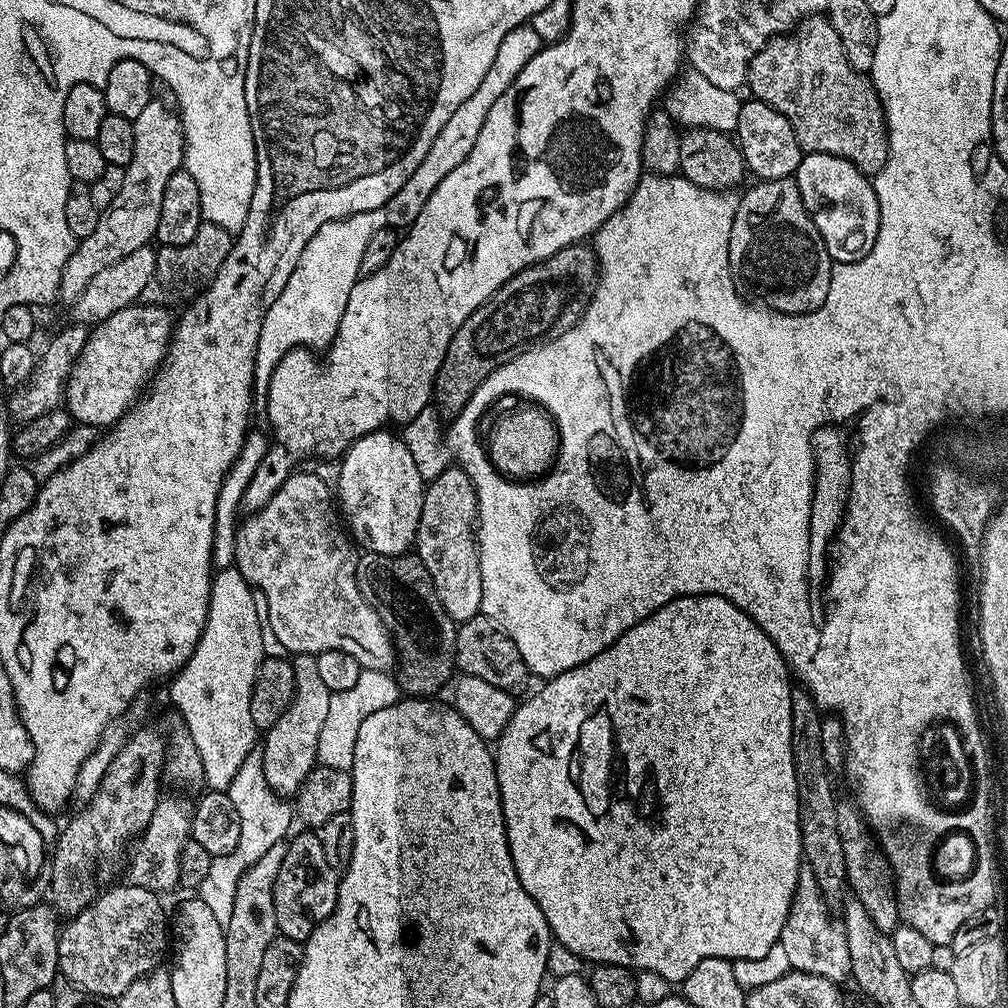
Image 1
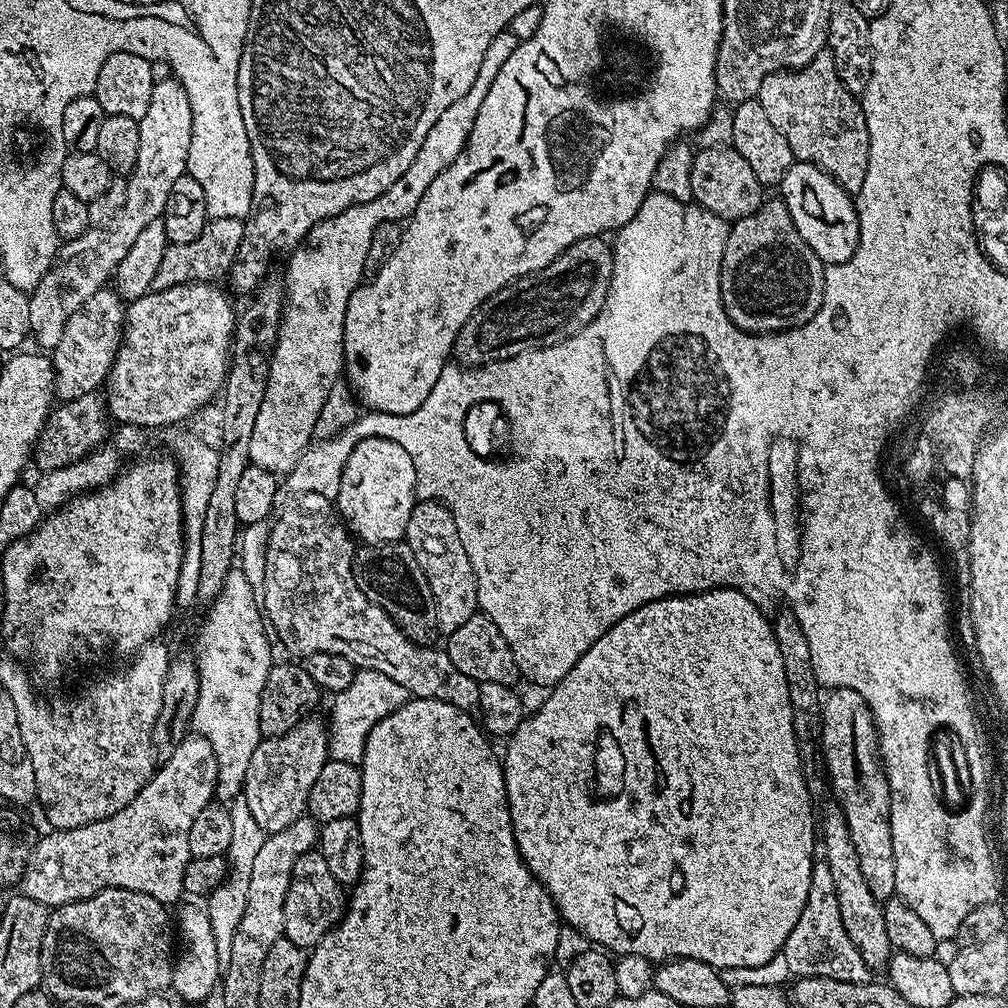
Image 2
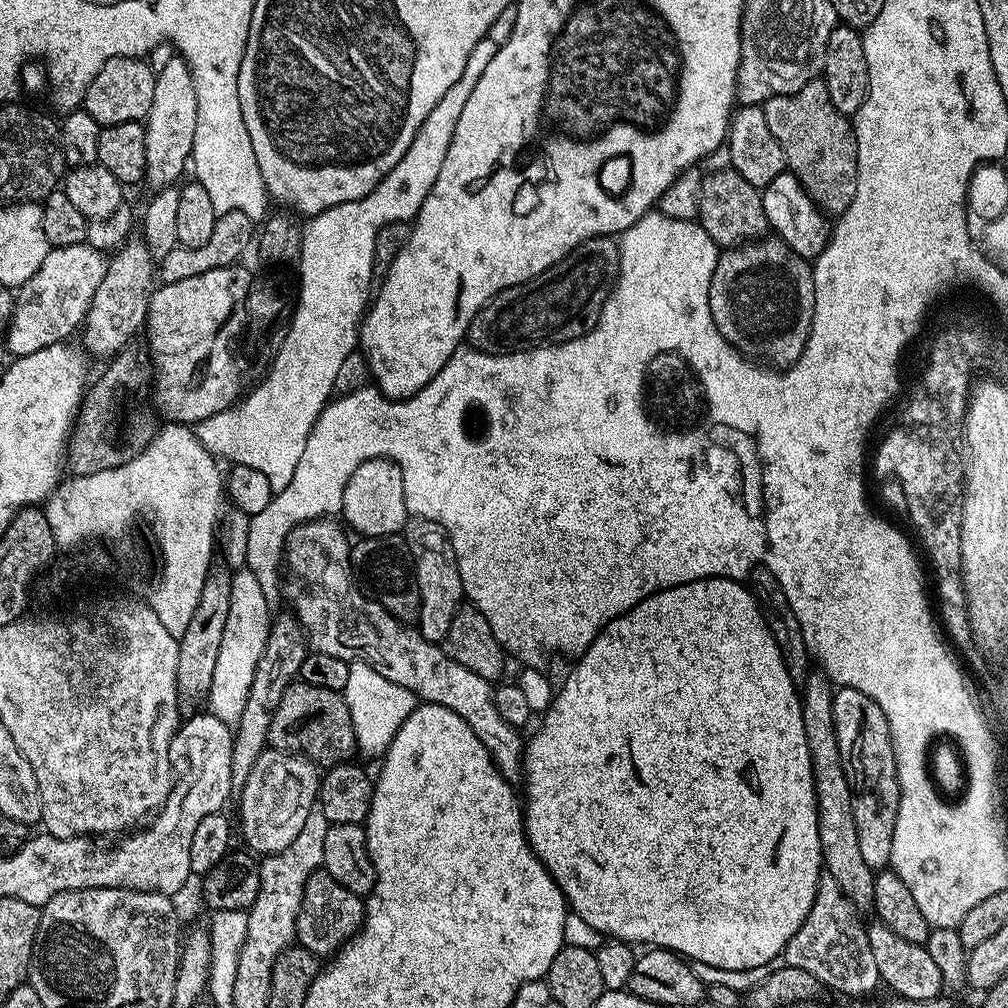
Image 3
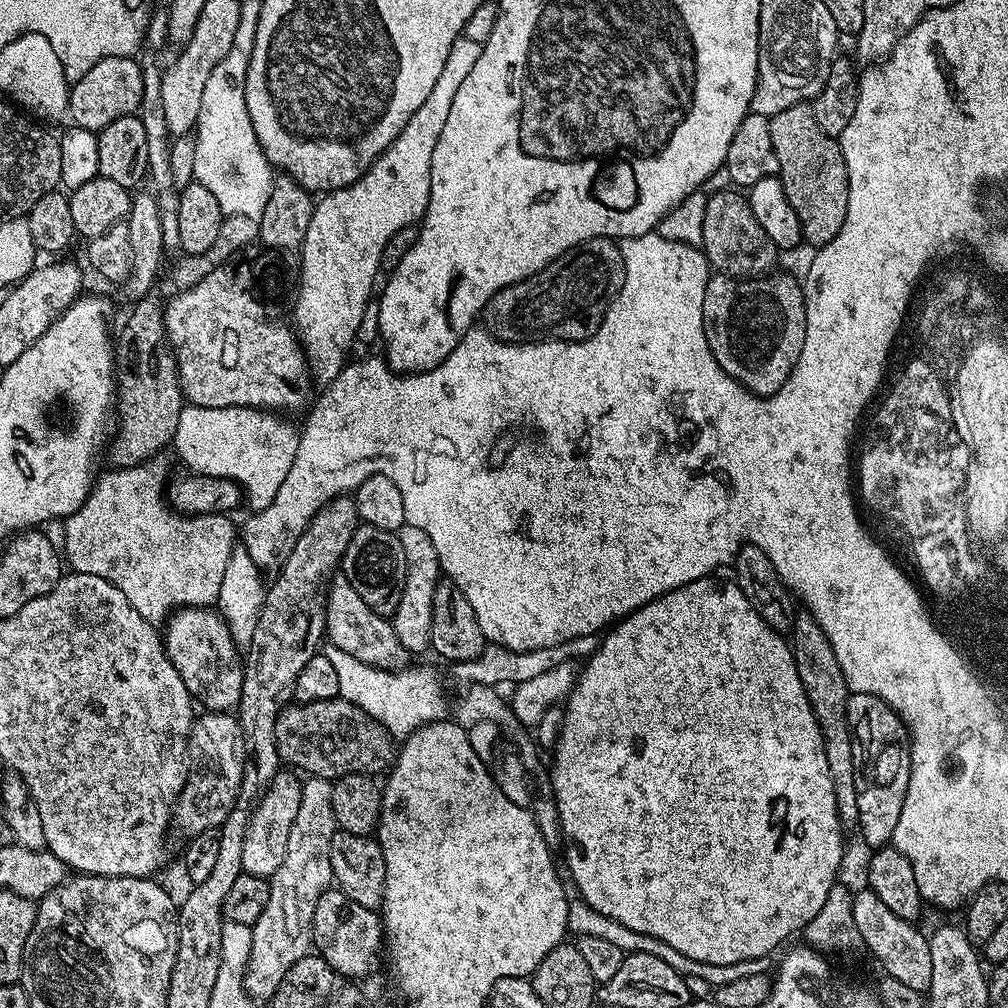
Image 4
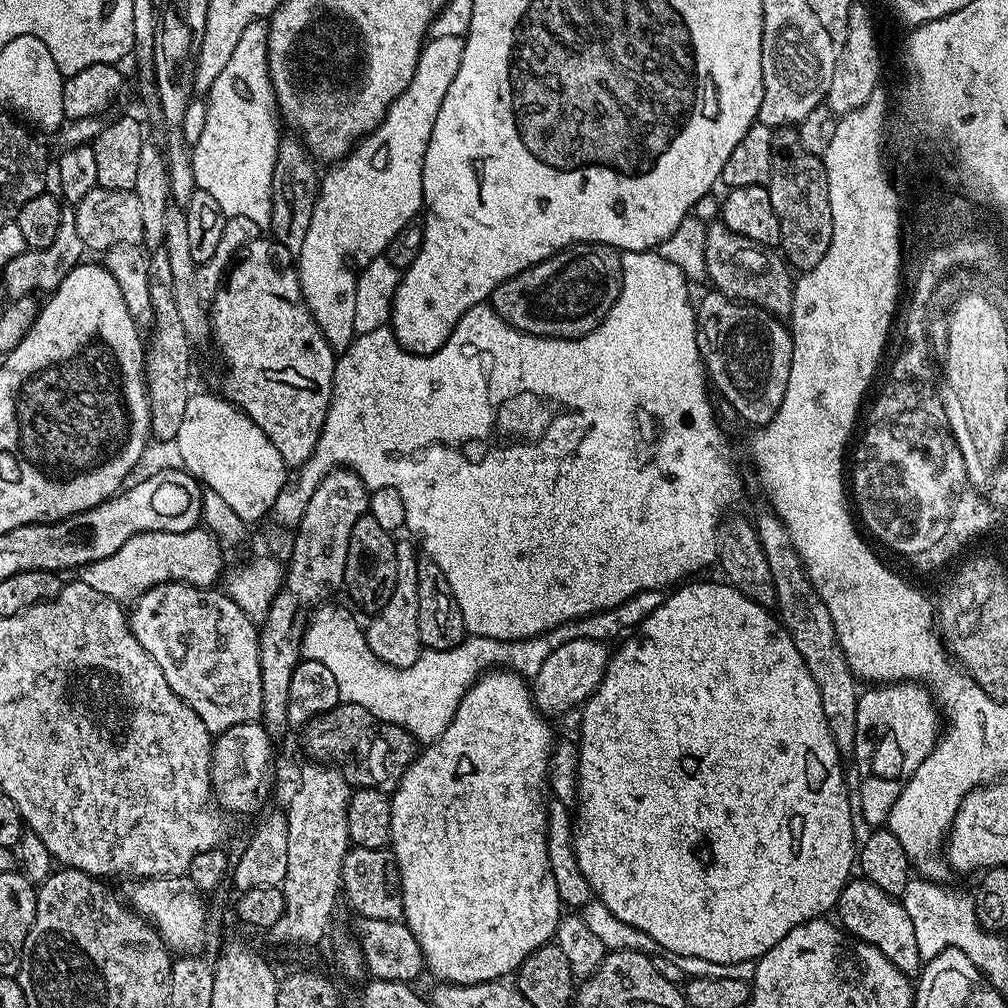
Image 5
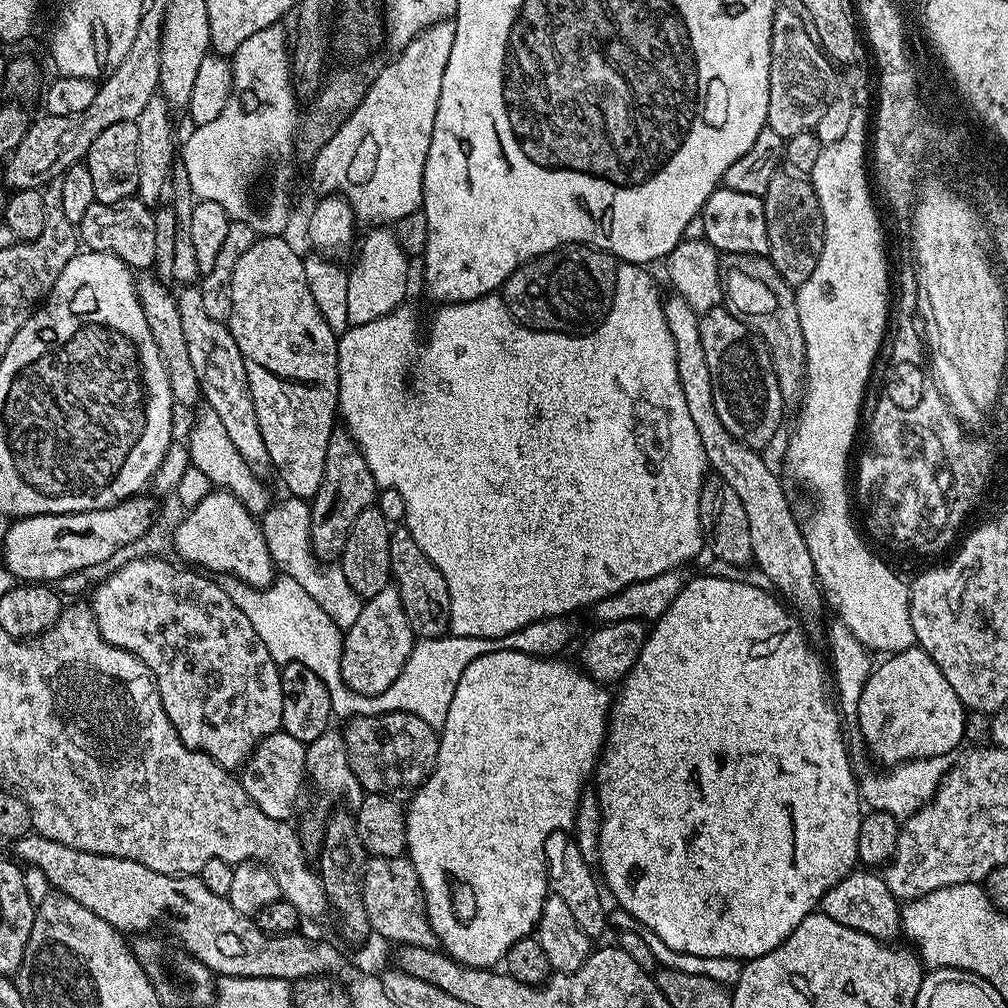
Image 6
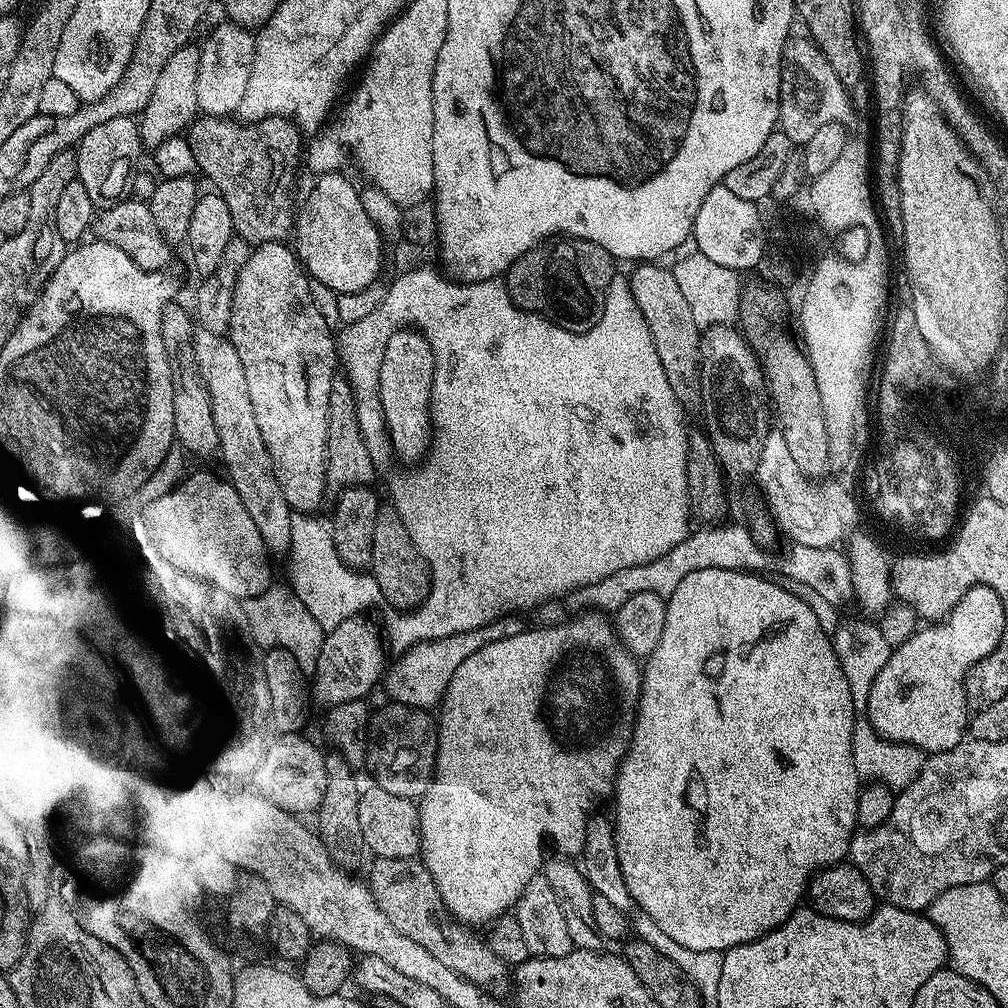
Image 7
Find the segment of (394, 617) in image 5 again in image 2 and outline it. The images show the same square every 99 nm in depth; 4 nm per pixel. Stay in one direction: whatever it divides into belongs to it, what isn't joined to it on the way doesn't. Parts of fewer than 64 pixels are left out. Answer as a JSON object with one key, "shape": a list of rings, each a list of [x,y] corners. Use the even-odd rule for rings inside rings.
{"shape":[[[420,500],[410,514],[410,522],[404,531],[404,540],[414,550],[422,574],[426,574],[430,594],[436,607],[436,626],[441,633],[458,630],[478,612],[478,586],[474,566],[466,558],[466,549],[462,547],[462,538],[458,538],[458,526],[454,514],[439,500]]]}

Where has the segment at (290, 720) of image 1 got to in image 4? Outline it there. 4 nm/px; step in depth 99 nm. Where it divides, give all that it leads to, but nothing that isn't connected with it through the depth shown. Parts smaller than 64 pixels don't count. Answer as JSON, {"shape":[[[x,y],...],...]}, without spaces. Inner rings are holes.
{"shape":[[[287,771],[277,772],[270,786],[260,796],[256,809],[252,812],[250,826],[246,826],[246,842],[242,845],[242,866],[249,876],[271,878],[282,866],[282,858],[286,858],[286,842],[290,842],[290,826],[294,826],[294,818],[298,815],[298,802],[302,800],[301,781],[287,776]]]}

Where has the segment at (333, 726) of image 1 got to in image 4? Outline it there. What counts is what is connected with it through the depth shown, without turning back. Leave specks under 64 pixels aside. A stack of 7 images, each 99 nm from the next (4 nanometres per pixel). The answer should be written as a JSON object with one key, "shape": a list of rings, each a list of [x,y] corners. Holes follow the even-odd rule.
{"shape":[[[330,642],[325,643],[322,655],[330,658],[338,674],[340,696],[358,706],[374,722],[388,732],[393,741],[403,742],[413,736],[423,724],[436,724],[444,715],[449,715],[450,700],[444,697],[436,676],[428,668],[409,666],[399,670],[375,668],[366,662],[358,662],[346,650],[338,650]]]}

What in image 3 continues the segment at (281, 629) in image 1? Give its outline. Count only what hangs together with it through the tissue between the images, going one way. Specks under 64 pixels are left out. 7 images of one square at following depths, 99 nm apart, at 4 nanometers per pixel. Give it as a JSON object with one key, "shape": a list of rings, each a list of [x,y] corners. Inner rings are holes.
{"shape":[[[323,518],[306,521],[289,530],[288,540],[284,544],[283,563],[286,571],[282,576],[282,596],[297,622],[304,627],[304,635],[311,651],[322,654],[334,654],[334,658],[342,658],[349,662],[359,662],[378,670],[382,678],[390,678],[390,682],[398,682],[398,686],[406,686],[423,703],[441,704],[446,710],[458,714],[478,734],[482,746],[492,755],[492,763],[500,770],[501,776],[509,784],[516,786],[522,780],[522,761],[524,759],[525,741],[520,740],[521,733],[498,714],[498,706],[492,701],[493,685],[486,678],[474,674],[474,670],[466,670],[458,662],[454,662],[444,652],[440,644],[432,644],[422,638],[419,631],[412,632],[407,623],[401,622],[386,611],[376,600],[369,600],[360,591],[353,575],[350,563],[350,540],[344,537],[345,529],[335,519]]]}

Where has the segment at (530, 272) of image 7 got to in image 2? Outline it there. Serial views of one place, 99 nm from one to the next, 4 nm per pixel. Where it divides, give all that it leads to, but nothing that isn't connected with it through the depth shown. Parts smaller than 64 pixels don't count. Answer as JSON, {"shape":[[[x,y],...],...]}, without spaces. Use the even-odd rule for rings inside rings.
{"shape":[[[584,236],[574,242],[550,266],[532,272],[498,290],[468,321],[456,339],[454,349],[455,363],[465,369],[481,368],[484,364],[493,364],[499,360],[515,360],[518,354],[533,352],[546,346],[554,346],[566,338],[582,331],[602,310],[606,294],[610,290],[610,278],[614,274],[614,254],[612,244],[604,236]]]}

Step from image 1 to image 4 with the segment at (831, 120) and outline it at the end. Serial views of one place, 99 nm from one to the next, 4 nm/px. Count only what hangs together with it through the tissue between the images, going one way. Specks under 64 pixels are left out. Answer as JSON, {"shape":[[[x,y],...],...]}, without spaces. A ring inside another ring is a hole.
{"shape":[[[807,103],[795,104],[774,114],[768,125],[774,154],[778,154],[778,175],[784,197],[794,214],[798,214],[803,243],[812,244],[813,249],[822,248],[842,230],[842,222],[846,222],[848,171],[837,137],[824,133]]]}

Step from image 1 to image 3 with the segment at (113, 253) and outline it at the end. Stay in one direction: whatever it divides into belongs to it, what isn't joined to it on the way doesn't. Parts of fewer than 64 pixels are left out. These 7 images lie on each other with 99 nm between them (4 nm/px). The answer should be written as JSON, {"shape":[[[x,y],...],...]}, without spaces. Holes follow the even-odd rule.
{"shape":[[[176,54],[173,60],[167,63],[167,67],[161,73],[156,74],[154,102],[150,102],[150,110],[143,121],[143,126],[146,134],[144,180],[152,190],[169,187],[181,179],[179,176],[184,170],[184,164],[186,168],[189,163],[194,146],[194,126],[198,126],[198,98],[194,98],[194,78],[190,74],[190,66],[179,54]],[[86,242],[61,248],[49,247],[42,266],[26,283],[19,285],[15,293],[12,320],[6,329],[8,348],[13,357],[34,354],[34,350],[46,350],[46,346],[65,343],[72,331],[84,323],[90,298],[102,278],[106,278],[109,257]]]}

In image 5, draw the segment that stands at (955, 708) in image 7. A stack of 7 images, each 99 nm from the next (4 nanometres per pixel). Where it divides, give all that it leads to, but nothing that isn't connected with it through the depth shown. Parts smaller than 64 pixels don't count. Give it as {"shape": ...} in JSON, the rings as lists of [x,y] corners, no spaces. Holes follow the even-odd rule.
{"shape":[[[884,682],[872,686],[869,692],[860,692],[858,702],[858,726],[851,755],[856,756],[856,772],[860,775],[860,800],[858,796],[858,816],[865,820],[869,829],[875,830],[887,825],[890,810],[898,802],[898,794],[908,785],[908,779],[926,762],[942,735],[942,716],[933,693],[920,682]]]}

